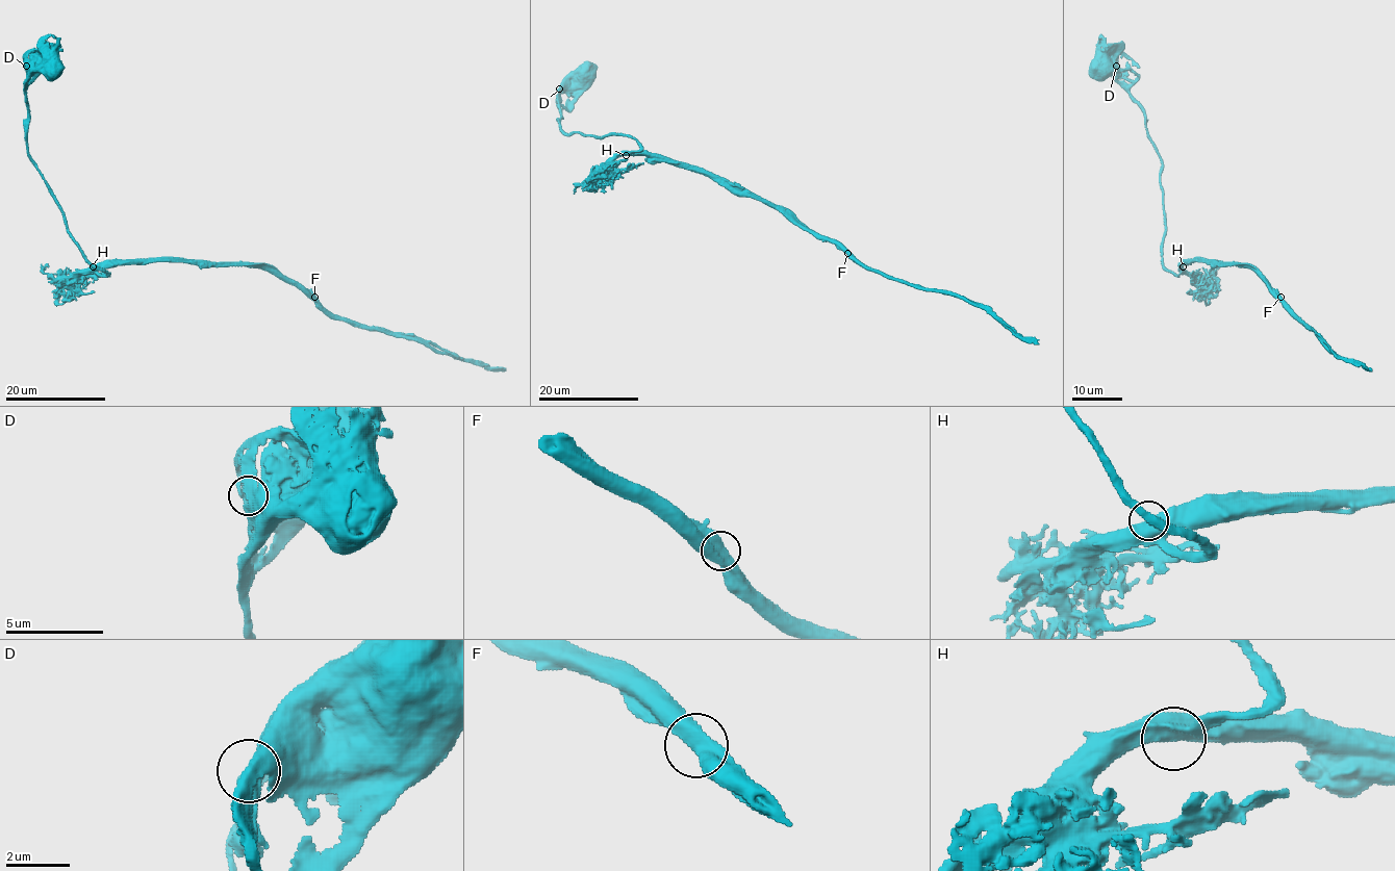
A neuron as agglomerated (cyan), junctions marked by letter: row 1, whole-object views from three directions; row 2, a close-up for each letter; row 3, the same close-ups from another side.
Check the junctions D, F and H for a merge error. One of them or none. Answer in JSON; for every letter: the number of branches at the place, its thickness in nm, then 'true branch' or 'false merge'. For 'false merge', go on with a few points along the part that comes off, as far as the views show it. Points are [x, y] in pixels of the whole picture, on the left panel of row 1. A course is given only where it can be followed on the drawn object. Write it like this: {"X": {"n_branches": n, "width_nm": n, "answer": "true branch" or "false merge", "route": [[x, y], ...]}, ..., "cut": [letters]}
{"D": {"n_branches": 2, "width_nm": 260, "answer": "true branch"}, "F": {"n_branches": 2, "width_nm": 550, "answer": "true branch"}, "H": {"n_branches": 2, "width_nm": 550, "answer": "true branch"}, "cut": []}

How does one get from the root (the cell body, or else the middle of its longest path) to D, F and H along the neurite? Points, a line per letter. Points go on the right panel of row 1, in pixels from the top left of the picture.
D: (1104, 69), (1107, 63), (1116, 66)
F: (1104, 69), (1112, 70), (1142, 111), (1161, 161), (1162, 265), (1177, 275), (1190, 261), (1244, 262), (1281, 297)
H: (1104, 69), (1112, 70), (1143, 113), (1146, 131), (1161, 161), (1162, 265), (1176, 275), (1183, 266)

